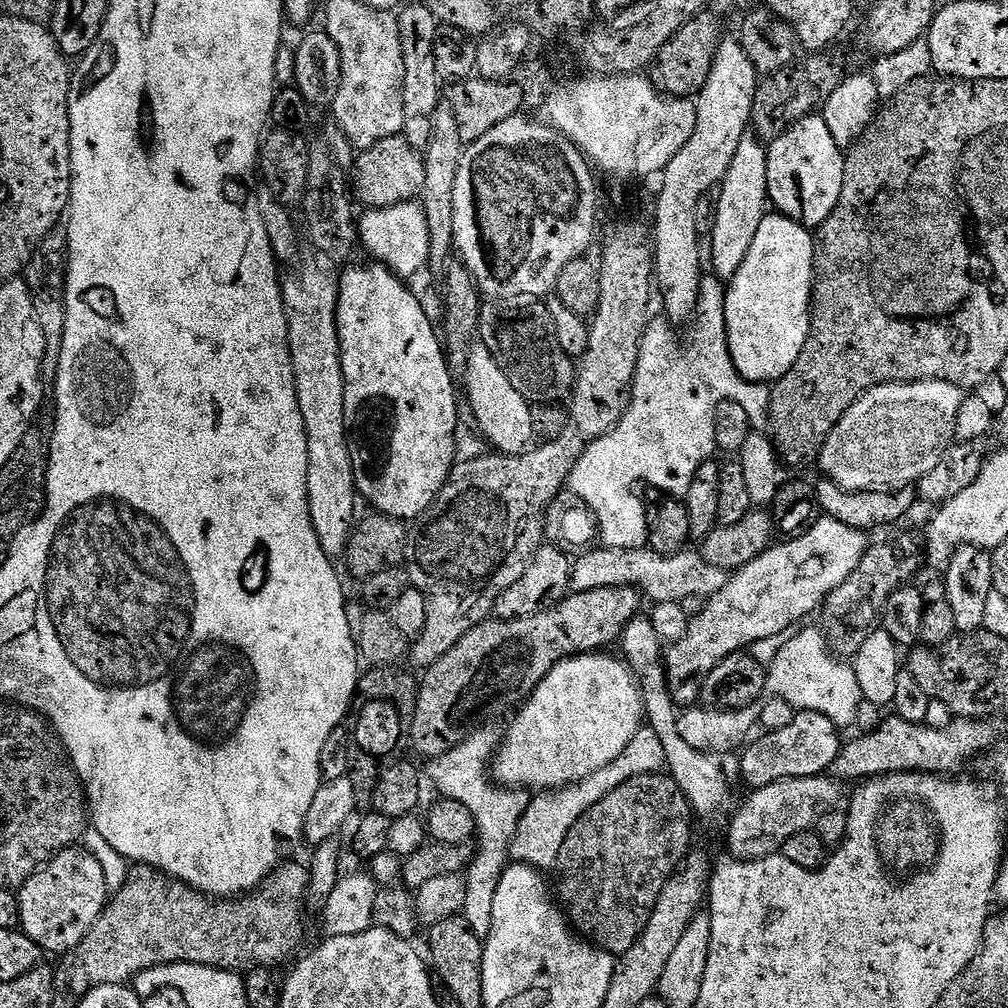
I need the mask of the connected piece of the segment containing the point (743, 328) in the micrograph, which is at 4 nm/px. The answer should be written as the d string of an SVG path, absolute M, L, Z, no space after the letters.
M783 214L765 215L762 226L758 226L758 234L754 238L754 242L750 246L750 254L746 254L746 262L742 262L742 266L738 270L738 274L727 285L727 296L725 298L725 326L728 335L728 350L732 355L737 370L747 381L753 385L759 386L769 380L775 382L782 379L791 368L794 362L798 362L798 358L802 354L802 350L806 346L807 338L811 334L812 326L812 307L813 307L813 285L818 279L818 244L814 239L813 233L805 228L798 220L791 220L790 217Z

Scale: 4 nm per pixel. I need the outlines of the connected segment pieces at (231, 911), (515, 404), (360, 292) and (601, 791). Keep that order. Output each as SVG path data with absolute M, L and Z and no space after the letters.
M133 863L128 869L123 886L104 907L104 913L94 926L69 952L63 953L60 969L55 969L55 995L64 1000L79 1001L92 988L103 984L123 984L140 972L157 968L160 964L201 964L207 968L251 970L272 968L288 960L304 940L304 899L312 888L312 874L300 864L281 863L264 883L251 894L239 898L212 899L195 888L151 868L148 864Z
M486 346L473 348L464 364L465 370L470 404L485 438L495 447L495 451L503 455L524 455L530 450L526 445L530 438L530 418L524 402L518 398L494 361L491 349Z
M383 266L352 267L345 267L344 277L339 277L340 302L336 307L344 392L388 392L388 396L400 404L400 428L396 428L396 448L392 448L393 469L388 469L388 476L384 476L384 484L376 488L376 497L371 503L377 512L412 516L412 513L420 512L435 495L448 471L449 461L458 454L456 427L460 424L460 408L456 405L456 384L452 381L454 372L438 328L436 334L436 328L432 325L433 317L428 316L411 287Z
M641 726L630 746L626 746L626 750L622 750L622 754L602 770L594 770L594 774L582 778L577 784L566 784L562 788L544 790L533 795L526 814L516 826L516 836L510 849L511 855L517 861L541 870L555 869L558 854L562 854L562 842L566 842L566 834L570 834L574 822L578 822L578 818L582 818L586 810L602 802L602 798L618 790L618 786L639 776L663 773L665 768L666 746L662 746L662 738L652 727Z

